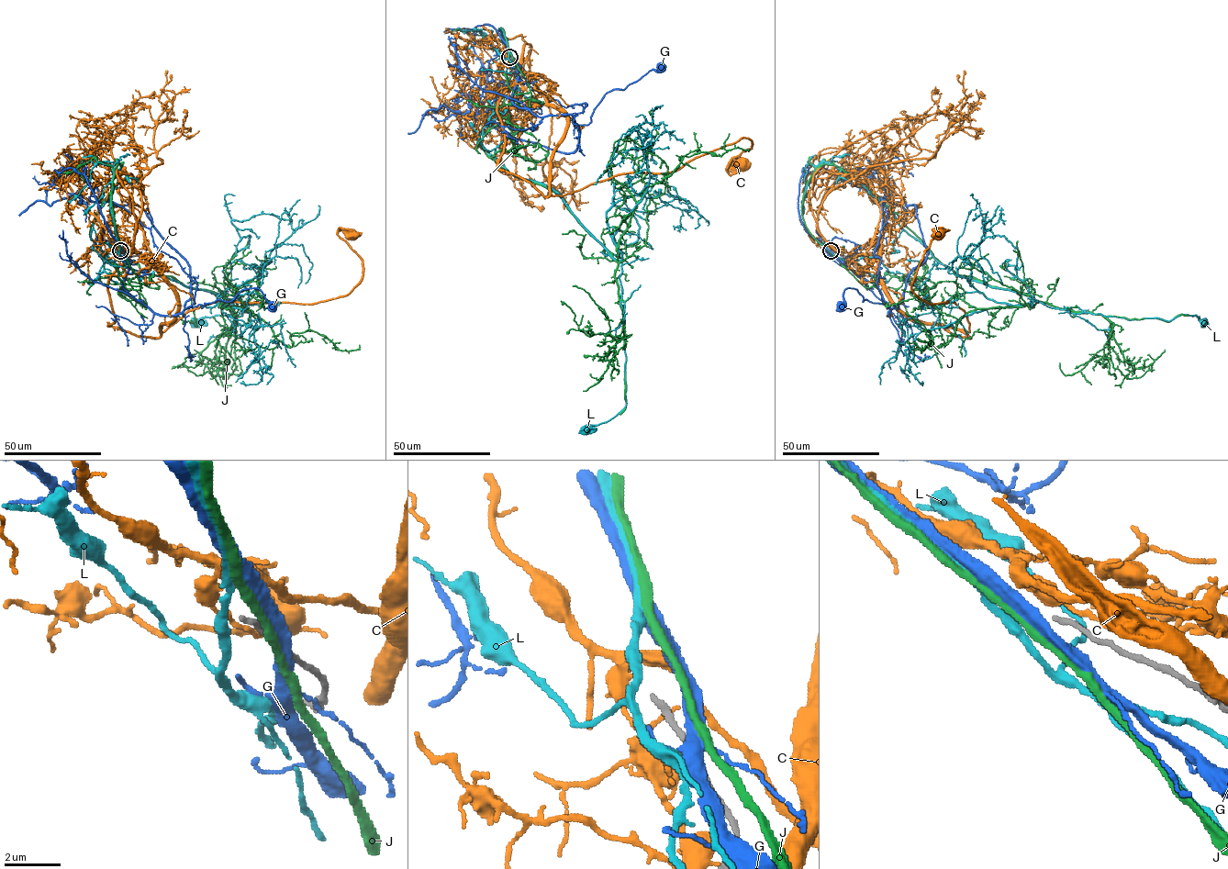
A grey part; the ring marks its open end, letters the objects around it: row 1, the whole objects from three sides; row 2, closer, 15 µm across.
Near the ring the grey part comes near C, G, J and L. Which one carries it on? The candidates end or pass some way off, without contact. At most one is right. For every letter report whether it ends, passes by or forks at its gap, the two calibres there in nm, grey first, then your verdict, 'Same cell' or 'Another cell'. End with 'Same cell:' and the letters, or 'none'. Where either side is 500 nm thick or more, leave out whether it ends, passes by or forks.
C: It passes by. Thickness 200 nm (grey) against 440 nm. Another cell
G: It passes by. Thickness 200 nm (grey) against 460 nm. Another cell
J: It passes by. Thickness 200 nm (grey) against 260 nm. Another cell
L: It passes by. Thickness 200 nm (grey) against 340 nm. Another cell
Same cell: none

